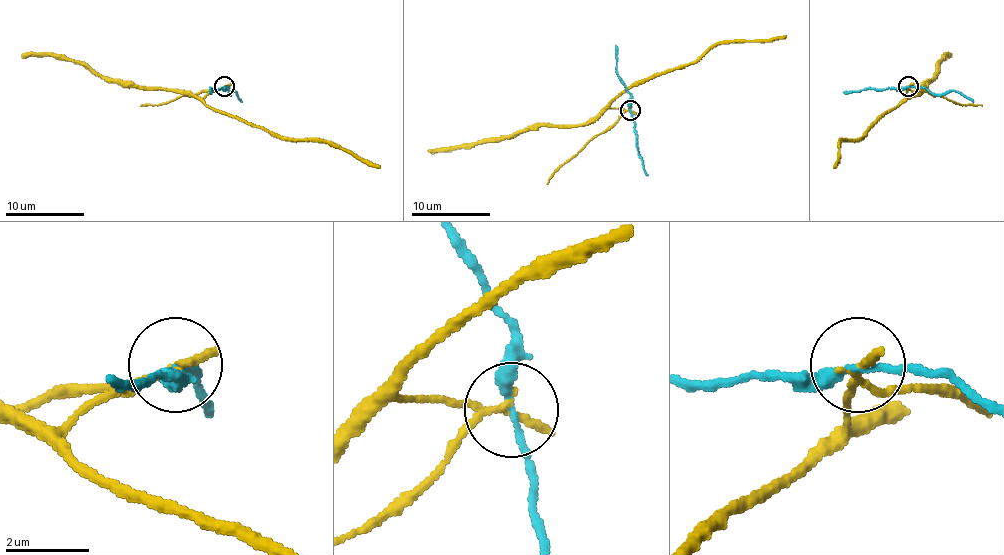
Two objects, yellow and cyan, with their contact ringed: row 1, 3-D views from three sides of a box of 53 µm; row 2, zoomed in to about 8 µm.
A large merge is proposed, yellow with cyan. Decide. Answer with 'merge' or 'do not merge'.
do not merge

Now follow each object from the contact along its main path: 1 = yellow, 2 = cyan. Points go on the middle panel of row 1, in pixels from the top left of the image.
1: (630, 110), (610, 108), (624, 92), (655, 76), (696, 62), (722, 43), (769, 41), (785, 35)
2: (630, 110), (641, 163), (647, 174)

